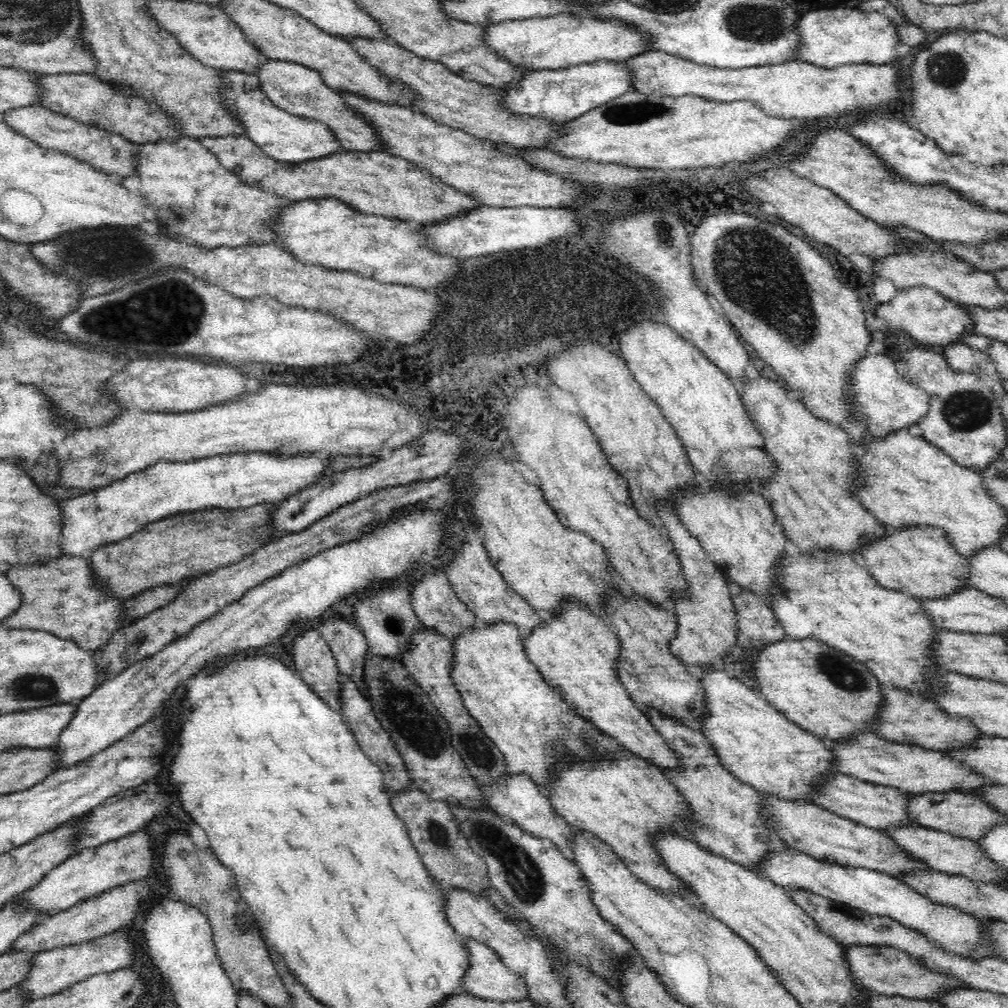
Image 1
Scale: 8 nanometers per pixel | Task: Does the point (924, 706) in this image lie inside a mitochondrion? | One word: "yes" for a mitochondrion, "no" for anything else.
no

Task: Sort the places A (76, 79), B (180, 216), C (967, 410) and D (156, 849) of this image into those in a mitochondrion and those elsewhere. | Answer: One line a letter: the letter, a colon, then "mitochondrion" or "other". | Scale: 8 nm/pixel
A: other
B: mitochondrion
C: mitochondrion
D: other

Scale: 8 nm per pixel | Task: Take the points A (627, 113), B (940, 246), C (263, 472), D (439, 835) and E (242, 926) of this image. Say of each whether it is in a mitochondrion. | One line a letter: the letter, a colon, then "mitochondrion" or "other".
A: mitochondrion
B: other
C: other
D: mitochondrion
E: mitochondrion

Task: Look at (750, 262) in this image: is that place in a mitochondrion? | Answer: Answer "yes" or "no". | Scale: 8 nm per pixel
yes

